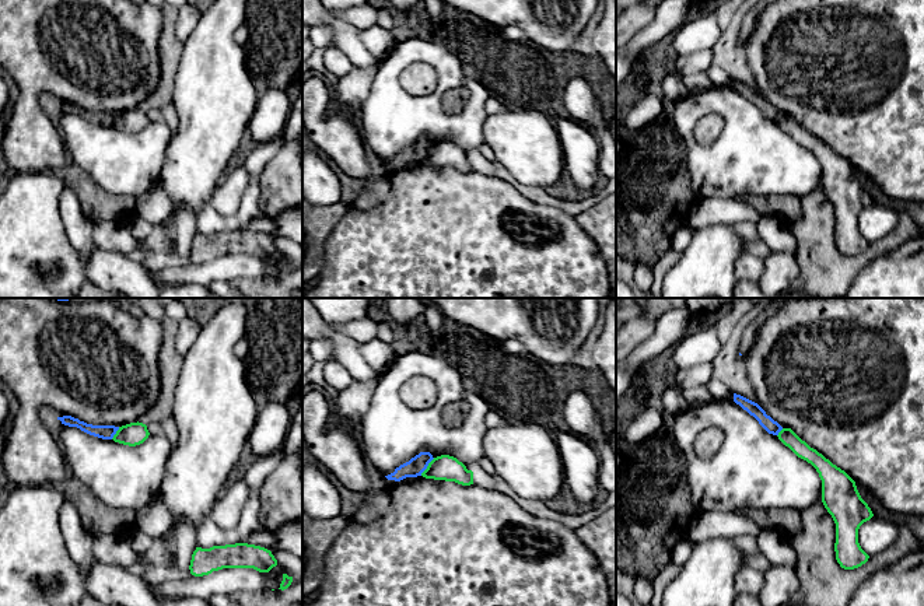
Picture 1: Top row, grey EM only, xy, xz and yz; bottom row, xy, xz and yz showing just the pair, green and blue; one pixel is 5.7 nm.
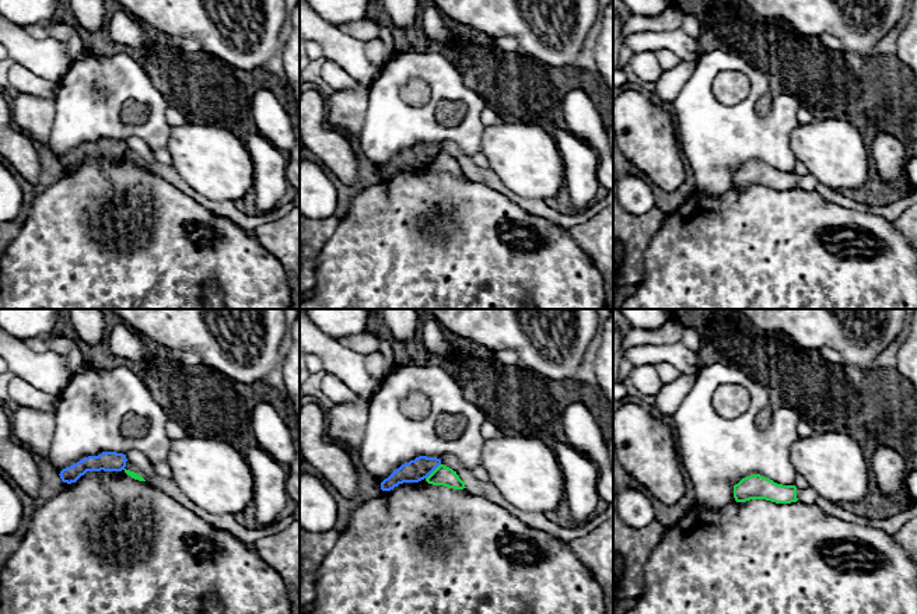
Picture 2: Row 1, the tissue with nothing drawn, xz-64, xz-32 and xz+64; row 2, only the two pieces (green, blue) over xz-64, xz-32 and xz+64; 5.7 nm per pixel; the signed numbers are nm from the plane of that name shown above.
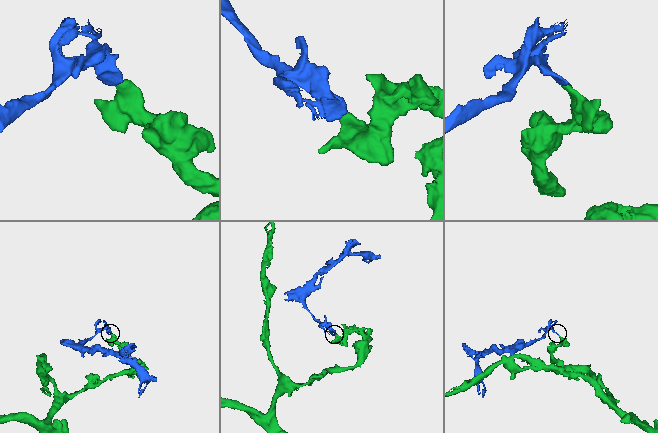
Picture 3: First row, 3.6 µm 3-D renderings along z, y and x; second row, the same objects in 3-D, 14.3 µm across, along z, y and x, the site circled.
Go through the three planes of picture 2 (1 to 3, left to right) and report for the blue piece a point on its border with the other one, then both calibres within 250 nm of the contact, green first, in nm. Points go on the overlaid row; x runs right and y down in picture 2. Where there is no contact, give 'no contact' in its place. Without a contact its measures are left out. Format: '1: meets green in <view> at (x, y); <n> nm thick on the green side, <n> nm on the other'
1: no contact
2: meets green in xz-32 at (433, 472); 110 nm thick on the green side, 130 nm on the other
3: no contact

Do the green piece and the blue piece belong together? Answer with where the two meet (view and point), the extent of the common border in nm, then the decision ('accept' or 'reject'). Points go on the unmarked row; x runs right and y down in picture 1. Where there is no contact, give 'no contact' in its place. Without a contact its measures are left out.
meets green in xz at (427, 153); contact 130 nm long; reject

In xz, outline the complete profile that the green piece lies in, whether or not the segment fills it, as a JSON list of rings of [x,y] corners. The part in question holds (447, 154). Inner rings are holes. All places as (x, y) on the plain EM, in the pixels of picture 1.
[[[449,141],[434,144],[421,162],[426,165],[455,168],[462,172],[473,171],[473,158],[468,157],[462,148]]]

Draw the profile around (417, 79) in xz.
[[[412,62],[406,64],[400,80],[403,88],[412,95],[428,95],[437,87],[435,70],[423,62]]]

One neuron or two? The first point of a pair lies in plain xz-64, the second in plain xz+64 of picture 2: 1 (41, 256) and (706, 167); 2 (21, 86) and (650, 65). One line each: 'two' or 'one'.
1: two
2: one

